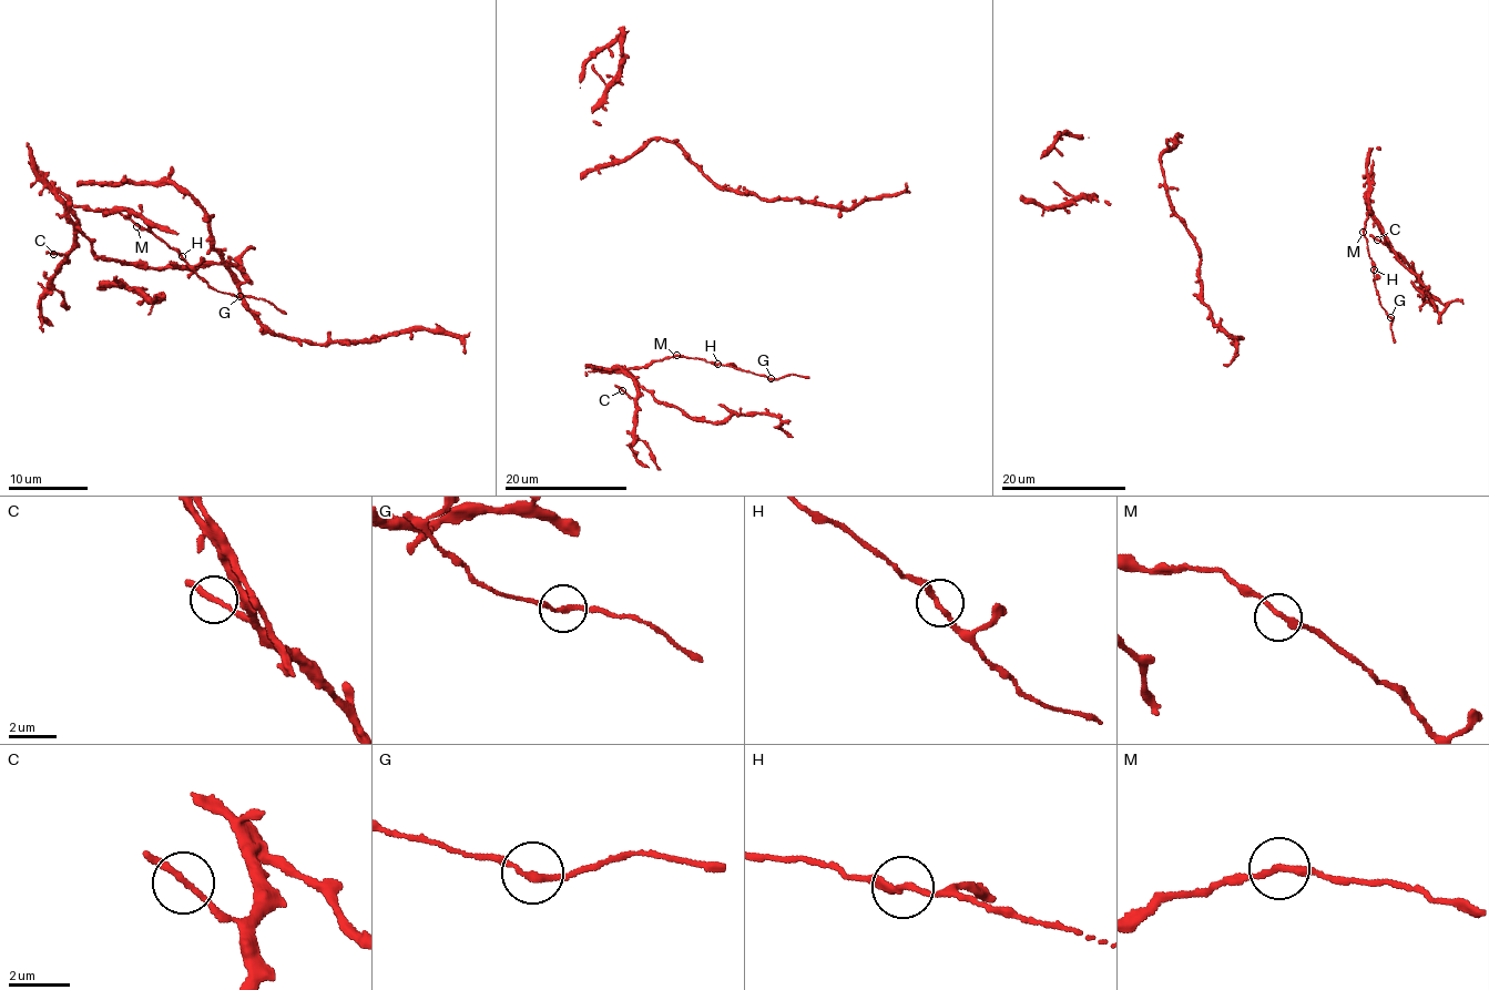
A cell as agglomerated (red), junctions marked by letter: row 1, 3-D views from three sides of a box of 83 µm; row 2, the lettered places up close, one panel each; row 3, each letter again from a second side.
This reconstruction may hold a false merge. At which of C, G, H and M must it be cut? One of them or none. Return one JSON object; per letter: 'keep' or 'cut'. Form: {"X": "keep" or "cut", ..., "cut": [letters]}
{"C": "keep", "G": "keep", "H": "keep", "M": "keep", "cut": []}

